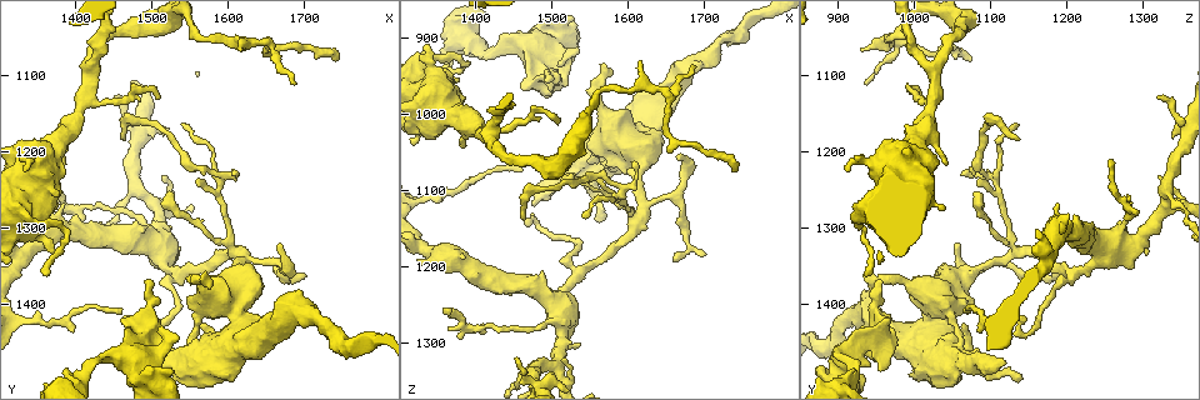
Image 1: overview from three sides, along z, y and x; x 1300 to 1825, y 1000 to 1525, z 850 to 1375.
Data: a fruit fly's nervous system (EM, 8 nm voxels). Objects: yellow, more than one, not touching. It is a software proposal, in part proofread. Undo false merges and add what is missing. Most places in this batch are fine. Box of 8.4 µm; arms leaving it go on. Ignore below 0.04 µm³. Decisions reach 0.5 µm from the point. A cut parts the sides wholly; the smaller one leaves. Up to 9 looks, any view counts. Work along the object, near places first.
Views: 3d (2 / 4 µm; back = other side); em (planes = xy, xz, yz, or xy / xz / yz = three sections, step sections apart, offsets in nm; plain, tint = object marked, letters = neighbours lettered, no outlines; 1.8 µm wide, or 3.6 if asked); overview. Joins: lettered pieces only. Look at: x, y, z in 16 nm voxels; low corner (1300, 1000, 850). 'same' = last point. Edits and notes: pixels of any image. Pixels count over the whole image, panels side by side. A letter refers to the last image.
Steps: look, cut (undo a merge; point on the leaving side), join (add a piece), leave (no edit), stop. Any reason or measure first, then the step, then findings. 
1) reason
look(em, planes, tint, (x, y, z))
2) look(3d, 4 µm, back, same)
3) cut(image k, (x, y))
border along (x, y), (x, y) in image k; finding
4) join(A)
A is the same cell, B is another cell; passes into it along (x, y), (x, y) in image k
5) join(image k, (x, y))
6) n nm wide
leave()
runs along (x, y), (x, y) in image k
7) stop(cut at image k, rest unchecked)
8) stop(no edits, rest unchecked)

tapers out
look(em, xy, step 16, letters, (1680, 1110, 935))

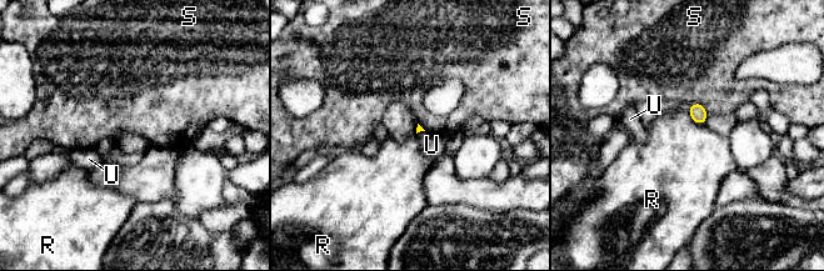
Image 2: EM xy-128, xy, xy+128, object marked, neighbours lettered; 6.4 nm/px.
look(em, planes, letters, same)

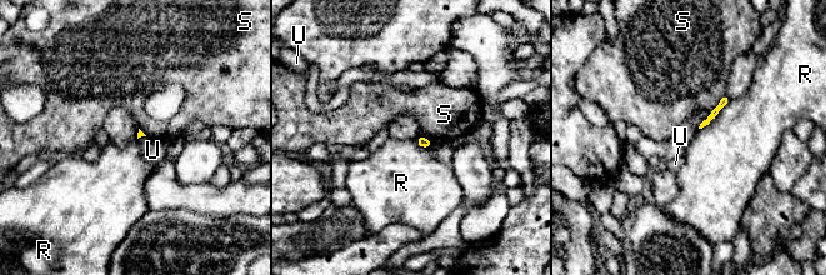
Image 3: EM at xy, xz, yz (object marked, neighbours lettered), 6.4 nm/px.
R touches over 300 nm
leave()
R, S and U are other cells; border along (731, 99), (707, 124), (699, 129) in image 3; no lettered piece goes on from it

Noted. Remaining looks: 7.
branch stops here
look(3d, 2 µm, (1490, 1365, 955))

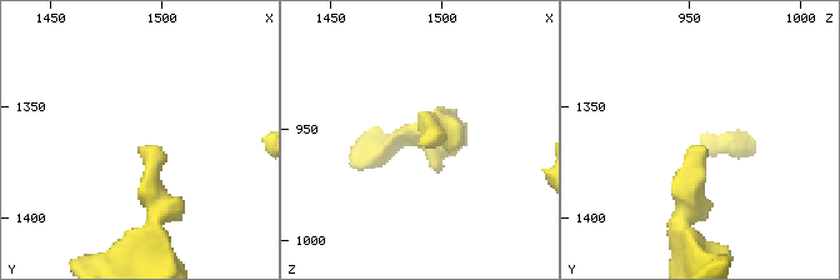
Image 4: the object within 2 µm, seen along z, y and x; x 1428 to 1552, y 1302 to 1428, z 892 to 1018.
need the tissue
look(em, planes, letters, (1491, 1369, 956))

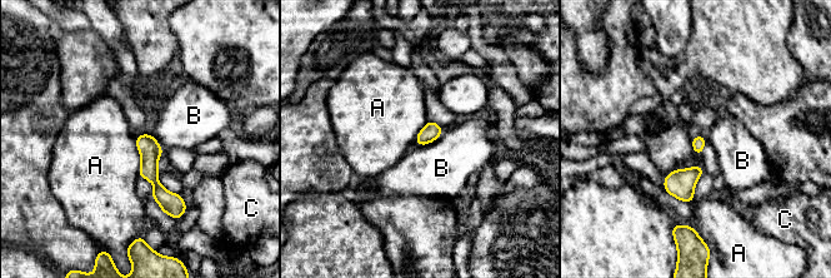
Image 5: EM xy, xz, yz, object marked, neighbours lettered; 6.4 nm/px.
leave()
A, B and C are other cells; border along (135, 138), (140, 155), (139, 174) in image 5; none of them fits

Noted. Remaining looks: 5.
thick turns thin
look(em, 3.6 µm, planes, tint, (1580, 1480, 1020))

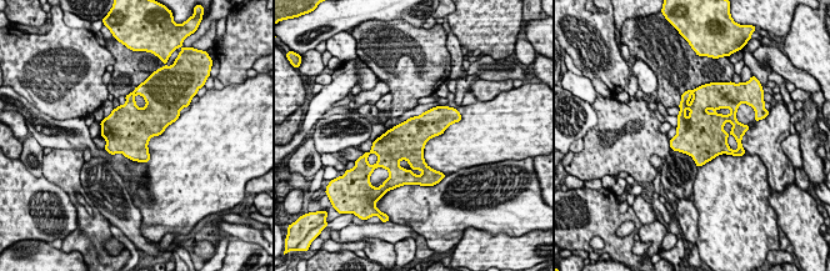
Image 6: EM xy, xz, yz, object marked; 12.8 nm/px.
look(em, 3.6 µm, planes, letters, same)

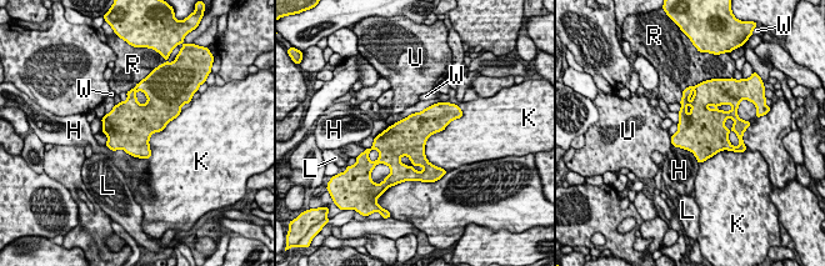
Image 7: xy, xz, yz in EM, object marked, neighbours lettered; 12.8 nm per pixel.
K touches over 700 nm
leave()
H, K, L, R, U and W are other cells; border along (456, 118), (426, 140), (436, 167) in image 7; continuous, no second neuron

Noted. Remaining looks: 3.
four or more arms meet
look(3d, 2 µm, (1610, 1335, 1135))

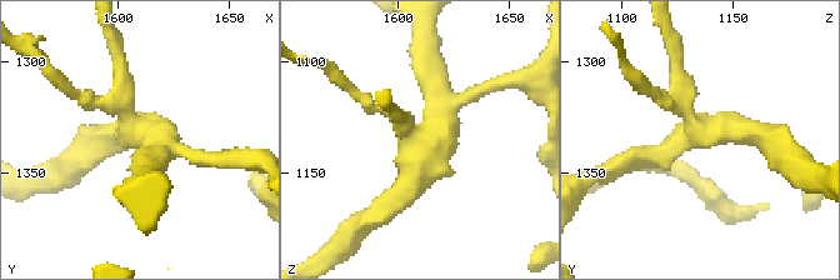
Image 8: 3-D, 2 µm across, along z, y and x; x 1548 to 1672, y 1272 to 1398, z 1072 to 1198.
look(em, xy, step 16, tint, (1611, 1331, 1137))

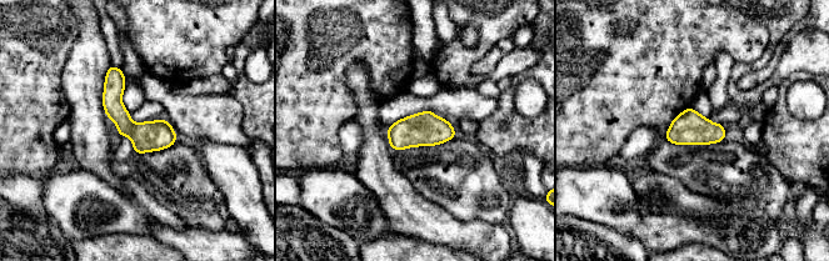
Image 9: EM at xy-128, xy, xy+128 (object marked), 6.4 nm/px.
another direction
look(em, planes, letters, same)

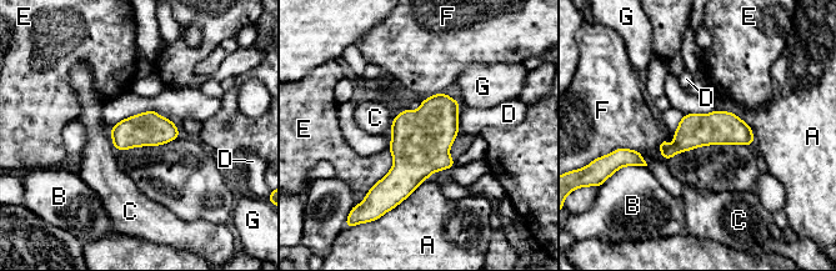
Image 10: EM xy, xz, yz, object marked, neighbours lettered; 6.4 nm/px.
220 nm wide
leave()
A, B, C, D, E, F and G are other cells; runs along (750, 141), (692, 133), (662, 146) in image 10; continuous, no second neuron

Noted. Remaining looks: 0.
stop(no edits, rest unchecked)

